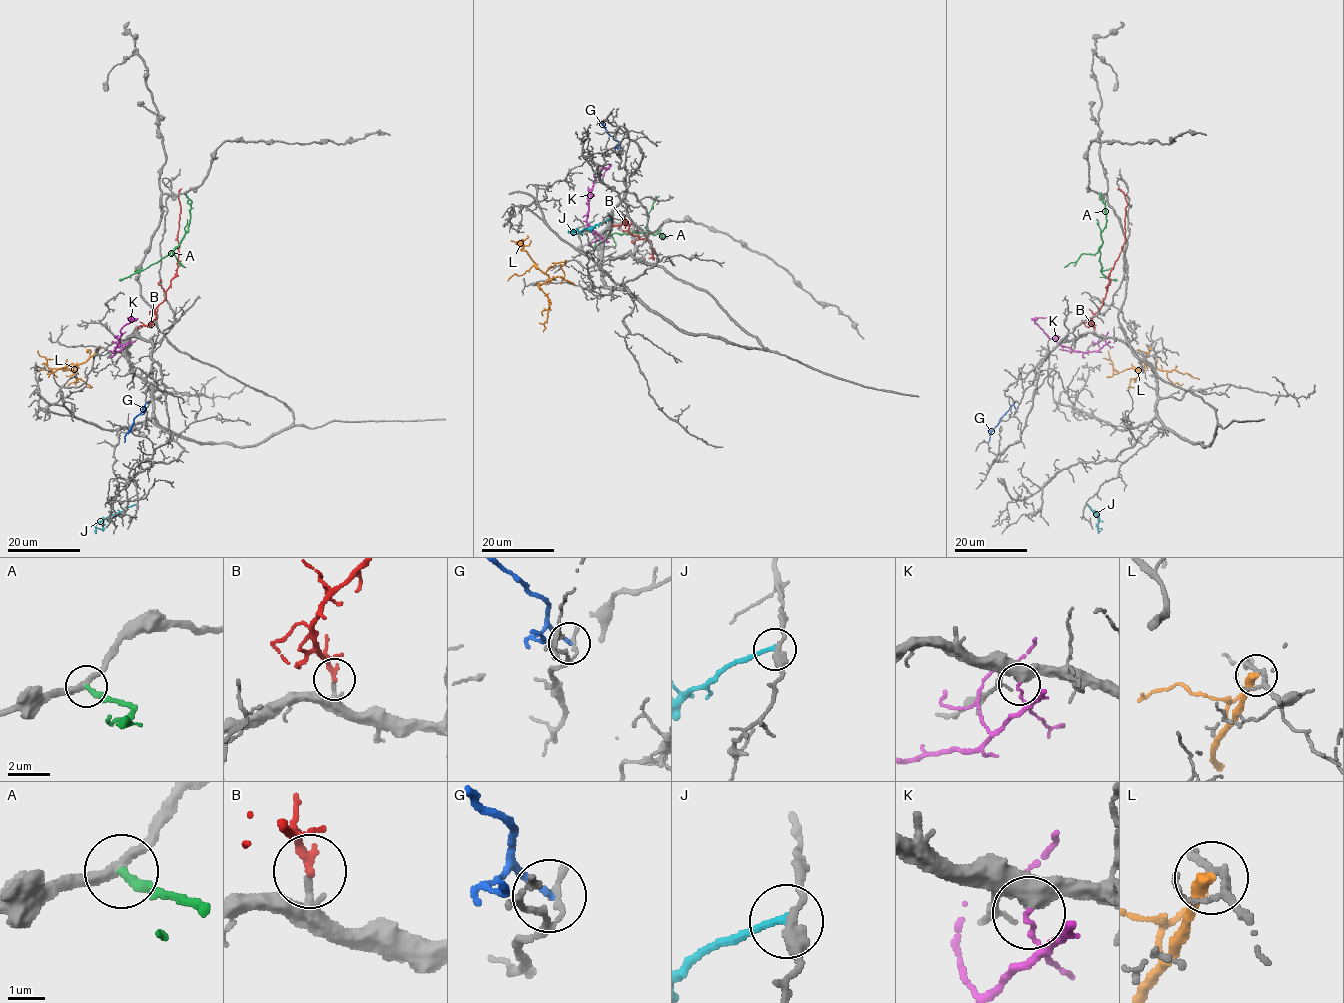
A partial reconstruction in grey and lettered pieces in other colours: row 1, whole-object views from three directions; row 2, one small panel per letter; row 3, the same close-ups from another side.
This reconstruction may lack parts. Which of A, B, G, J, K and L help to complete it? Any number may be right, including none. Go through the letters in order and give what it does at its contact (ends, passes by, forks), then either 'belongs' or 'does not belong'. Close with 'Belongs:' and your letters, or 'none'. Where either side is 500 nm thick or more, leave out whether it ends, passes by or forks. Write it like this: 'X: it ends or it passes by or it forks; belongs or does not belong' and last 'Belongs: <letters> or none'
A: it ends; does not belong
B: it ends; belongs
G: it ends; does not belong
J: it ends; does not belong
K: it ends; does not belong
L: it ends; does not belong
Belongs: B

